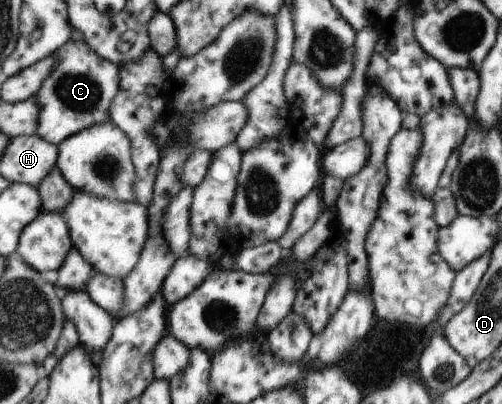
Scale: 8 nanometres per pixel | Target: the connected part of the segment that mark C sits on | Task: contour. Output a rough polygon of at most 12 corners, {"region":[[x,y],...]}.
{"region":[[76,32],[36,93],[37,135],[110,119],[121,69]]}

